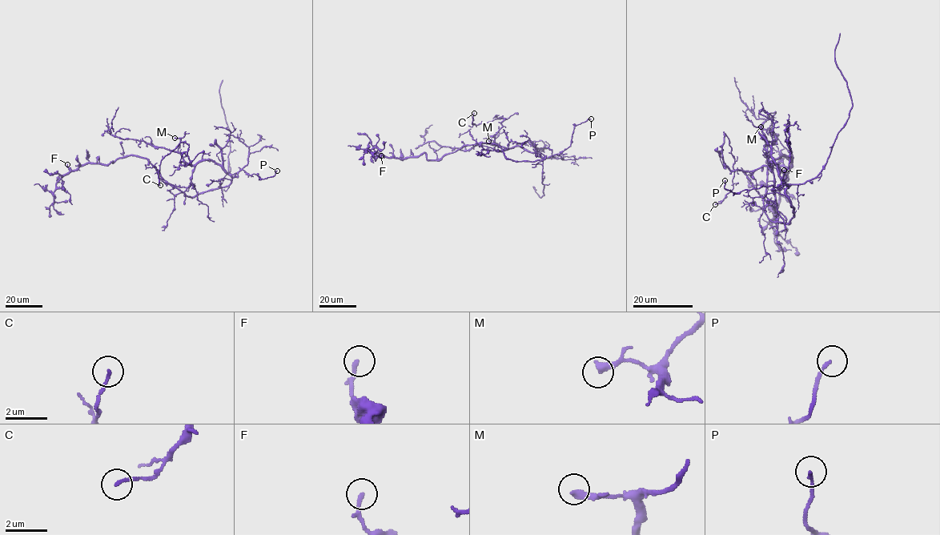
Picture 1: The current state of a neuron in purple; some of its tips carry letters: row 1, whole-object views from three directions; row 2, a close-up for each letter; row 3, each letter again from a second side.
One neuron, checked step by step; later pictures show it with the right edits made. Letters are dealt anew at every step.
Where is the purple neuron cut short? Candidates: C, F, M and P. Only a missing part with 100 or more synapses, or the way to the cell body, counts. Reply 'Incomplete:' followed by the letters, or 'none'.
Incomplete: none

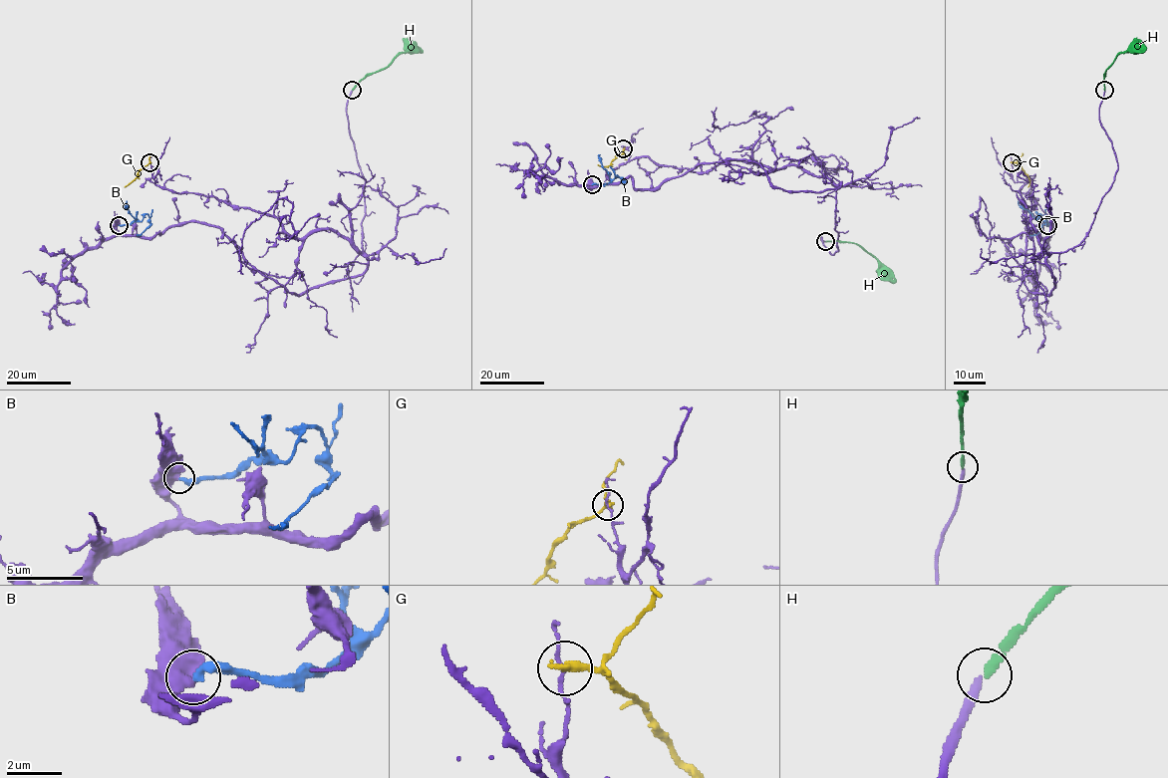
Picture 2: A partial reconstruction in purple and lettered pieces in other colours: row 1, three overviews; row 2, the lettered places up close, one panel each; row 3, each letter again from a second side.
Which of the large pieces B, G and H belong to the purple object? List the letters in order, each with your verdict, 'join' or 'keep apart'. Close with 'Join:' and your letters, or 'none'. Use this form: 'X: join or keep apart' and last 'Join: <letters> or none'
B: keep apart
G: keep apart
H: join
Join: H

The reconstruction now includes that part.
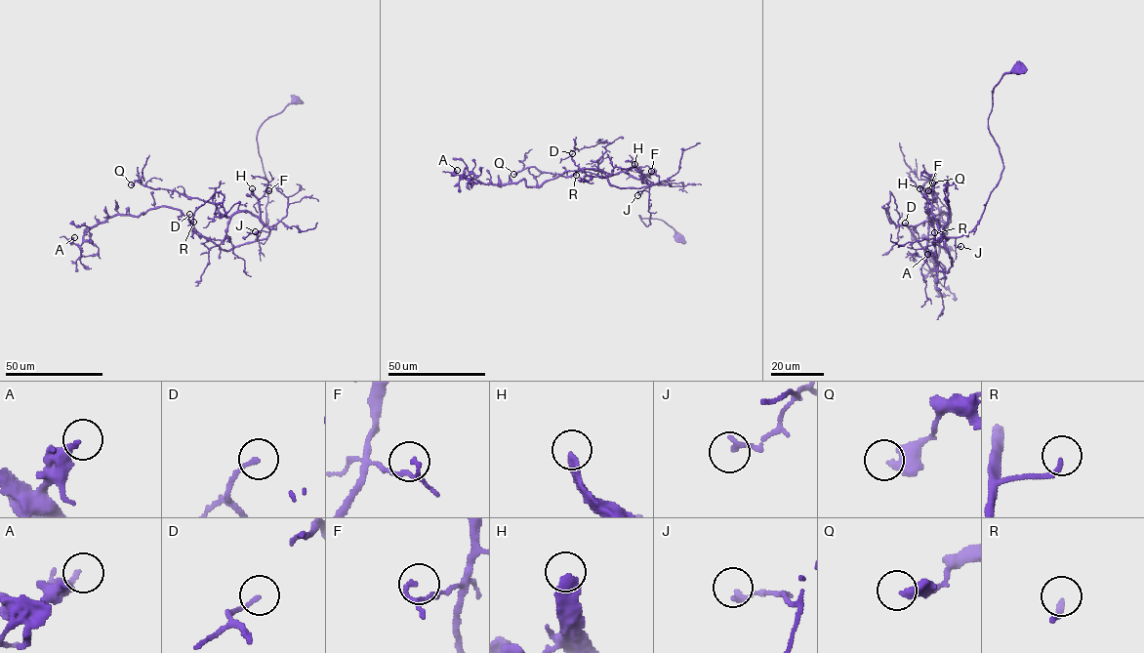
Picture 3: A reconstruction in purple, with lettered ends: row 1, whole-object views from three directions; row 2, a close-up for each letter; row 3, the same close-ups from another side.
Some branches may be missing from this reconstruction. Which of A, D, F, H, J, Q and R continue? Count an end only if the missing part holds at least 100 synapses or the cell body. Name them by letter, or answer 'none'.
H

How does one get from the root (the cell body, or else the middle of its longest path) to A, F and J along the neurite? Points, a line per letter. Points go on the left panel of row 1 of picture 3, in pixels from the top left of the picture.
A: (297, 100), (257, 135), (265, 238), (222, 250), (168, 206), (109, 216), (80, 245), (74, 237)
F: (297, 100), (269, 116), (257, 135), (258, 153), (267, 181), (265, 224), (261, 219), (259, 200), (268, 190)
J: (297, 100), (269, 116), (257, 133), (258, 153), (267, 181), (267, 204), (266, 224), (260, 232), (255, 231)

